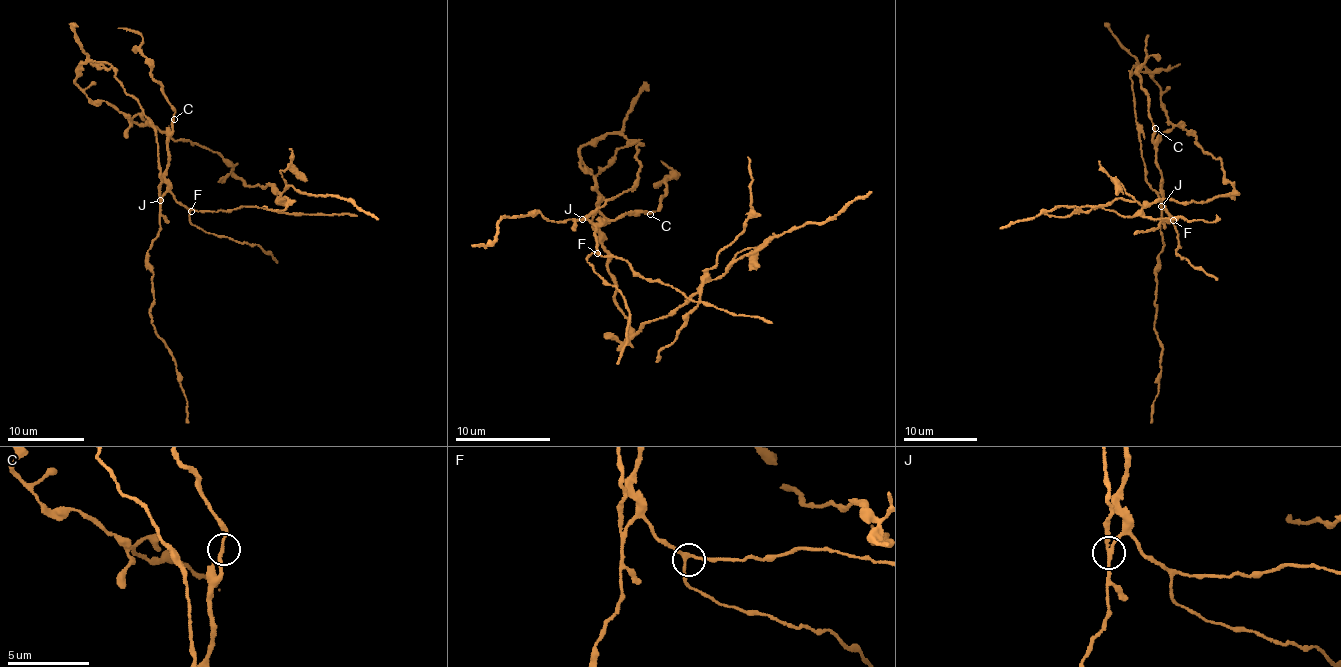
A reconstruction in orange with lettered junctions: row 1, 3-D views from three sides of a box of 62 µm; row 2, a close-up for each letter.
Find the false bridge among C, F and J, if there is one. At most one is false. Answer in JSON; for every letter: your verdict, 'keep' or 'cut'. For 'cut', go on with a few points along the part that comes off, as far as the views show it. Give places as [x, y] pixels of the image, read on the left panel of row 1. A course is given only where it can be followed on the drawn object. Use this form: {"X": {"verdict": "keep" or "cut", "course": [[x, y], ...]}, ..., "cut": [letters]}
{"C": {"verdict": "keep"}, "F": {"verdict": "keep"}, "J": {"verdict": "cut", "course": [[159, 201], [153, 123], [110, 64], [87, 61], [81, 92], [197, 143], [247, 186], [350, 199], [378, 220]]}, "cut": ["J"]}

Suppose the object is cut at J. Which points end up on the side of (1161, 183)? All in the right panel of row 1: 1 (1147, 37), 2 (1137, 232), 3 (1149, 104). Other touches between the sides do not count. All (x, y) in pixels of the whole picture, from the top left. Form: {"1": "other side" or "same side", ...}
{"1": "same side", "2": "same side", "3": "same side"}

